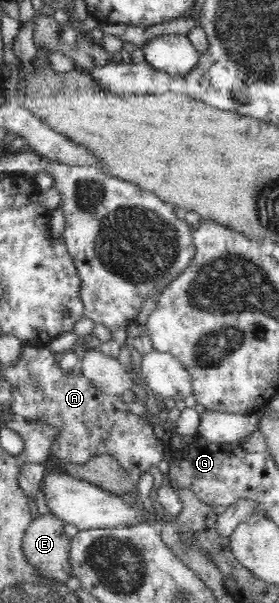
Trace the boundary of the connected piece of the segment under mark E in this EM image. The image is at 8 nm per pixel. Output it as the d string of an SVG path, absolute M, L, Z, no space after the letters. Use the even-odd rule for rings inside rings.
M40 514L32 520L23 539L27 562L44 577L70 584L70 541L62 527L65 522L54 514Z

